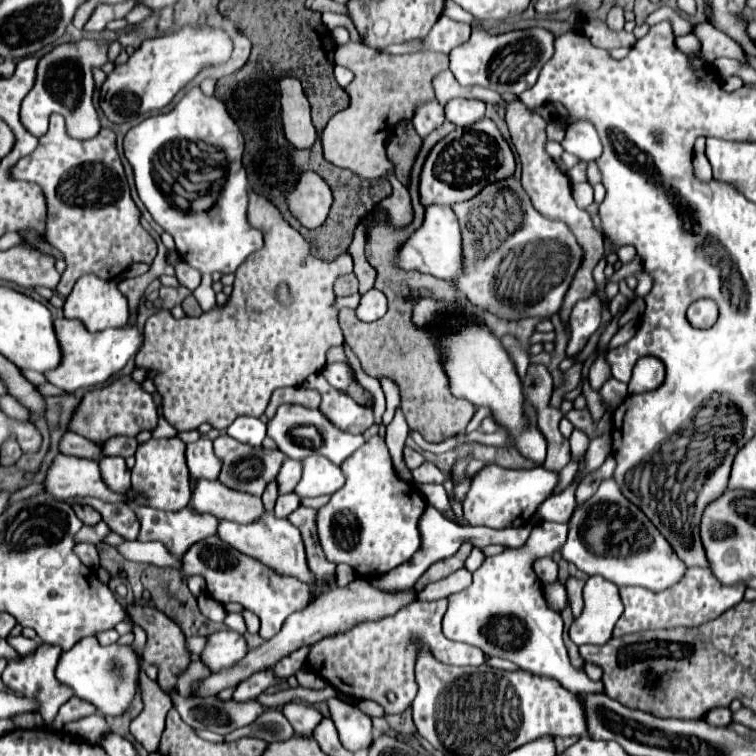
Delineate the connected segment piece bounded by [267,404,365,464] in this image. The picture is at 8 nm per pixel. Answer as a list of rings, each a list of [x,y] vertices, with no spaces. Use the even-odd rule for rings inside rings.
[[[283,404],[279,412],[267,422],[267,436],[271,436],[277,442],[279,450],[289,458],[303,460],[305,456],[321,454],[329,458],[333,464],[341,464],[345,458],[349,458],[357,448],[365,444],[365,438],[361,434],[353,436],[333,428],[333,424],[319,410],[311,410],[305,406],[291,406],[291,404]]]

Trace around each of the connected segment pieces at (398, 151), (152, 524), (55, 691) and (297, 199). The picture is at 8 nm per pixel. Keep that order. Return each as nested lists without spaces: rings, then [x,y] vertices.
[[[407,120],[407,122],[401,122],[399,126],[395,126],[393,138],[387,144],[387,156],[395,164],[397,178],[405,186],[409,186],[411,168],[413,168],[413,162],[415,162],[419,150],[421,150],[421,142],[423,140],[415,134],[413,124]]]
[[[141,506],[141,508],[133,508],[139,522],[141,522],[141,532],[137,536],[139,542],[163,542],[165,548],[181,558],[185,554],[185,550],[189,550],[195,542],[203,540],[203,538],[209,538],[217,532],[217,518],[213,514],[199,514],[199,512],[165,512],[165,510],[157,510],[157,508],[151,508],[151,506]]]
[[[41,644],[33,654],[23,656],[21,662],[7,664],[7,668],[3,672],[3,682],[5,682],[7,690],[13,692],[13,694],[17,694],[17,696],[35,700],[39,704],[39,714],[43,716],[43,720],[45,720],[47,726],[53,722],[53,718],[55,718],[57,710],[61,708],[61,704],[65,704],[73,696],[73,690],[65,688],[55,678],[55,668],[57,668],[59,658],[61,658],[61,648],[53,648],[51,644]]]
[[[305,172],[293,192],[287,194],[291,214],[305,226],[317,228],[325,222],[333,203],[332,192],[325,182],[319,182],[315,172]]]

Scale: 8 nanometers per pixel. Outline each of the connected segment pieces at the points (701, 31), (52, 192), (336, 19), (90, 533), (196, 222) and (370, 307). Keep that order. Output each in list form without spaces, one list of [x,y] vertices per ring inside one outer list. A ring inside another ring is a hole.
[[[709,22],[697,24],[693,28],[693,34],[699,38],[701,52],[707,56],[709,62],[713,62],[719,56],[729,56],[729,58],[739,60],[741,64],[749,64],[743,48],[735,40],[725,36],[723,32],[717,32],[717,28],[713,28]]]
[[[61,114],[51,116],[51,124],[45,136],[39,138],[39,146],[31,156],[25,156],[17,162],[13,168],[13,176],[17,180],[29,180],[41,186],[47,202],[47,220],[45,220],[45,240],[57,248],[67,268],[61,276],[61,296],[69,296],[73,284],[79,276],[93,272],[101,278],[115,278],[121,272],[129,268],[133,262],[147,262],[151,264],[157,254],[155,240],[147,234],[147,230],[141,226],[139,218],[141,212],[131,200],[129,184],[123,172],[123,164],[117,152],[115,144],[115,132],[111,128],[103,128],[95,138],[91,140],[77,140],[67,134],[65,118]]]
[[[325,12],[325,14],[323,14],[323,24],[325,24],[329,30],[333,30],[333,28],[337,28],[337,26],[345,26],[345,28],[351,32],[351,40],[353,40],[353,42],[361,42],[361,40],[359,40],[359,36],[357,36],[355,26],[353,26],[353,24],[351,24],[351,20],[347,18],[347,14],[333,14],[333,12]]]
[[[99,522],[95,526],[83,526],[81,532],[77,532],[77,542],[91,542],[99,544],[105,540],[105,536],[111,532],[111,528],[105,522]]]
[[[193,88],[179,100],[179,104],[171,112],[151,116],[151,118],[143,120],[141,124],[133,126],[127,132],[123,146],[125,146],[125,158],[129,160],[129,164],[135,172],[135,186],[137,186],[137,194],[139,194],[141,202],[151,212],[153,220],[175,238],[175,246],[177,246],[181,260],[201,272],[201,284],[195,290],[195,298],[201,302],[201,308],[207,312],[215,304],[215,300],[211,300],[211,294],[213,294],[211,274],[213,272],[223,272],[223,274],[235,272],[249,254],[253,254],[255,250],[259,250],[263,246],[261,232],[257,232],[247,222],[247,172],[241,162],[241,156],[243,156],[241,130],[237,128],[237,124],[233,122],[233,118],[227,112],[227,106],[221,100],[207,98],[199,88]],[[191,172],[199,174],[195,178],[195,182],[191,180],[191,176],[193,176]],[[179,176],[183,176],[191,184],[189,188],[193,192],[189,192],[187,188],[183,188],[183,190],[175,188],[175,184],[183,186],[181,184],[183,180],[179,180]],[[211,190],[219,190],[215,204],[205,212],[191,212],[189,194],[195,194],[193,198],[199,198],[199,196],[209,194]]]
[[[371,288],[361,296],[361,304],[357,306],[357,318],[363,322],[373,322],[383,318],[387,312],[387,296],[379,290]]]

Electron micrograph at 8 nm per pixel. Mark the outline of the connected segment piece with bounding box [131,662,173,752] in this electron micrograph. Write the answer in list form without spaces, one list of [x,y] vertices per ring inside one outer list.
[[[141,662],[141,696],[143,696],[143,710],[131,722],[131,734],[147,752],[155,752],[159,746],[161,732],[165,730],[165,716],[171,708],[171,698],[159,688],[157,682],[147,678],[143,672]]]

